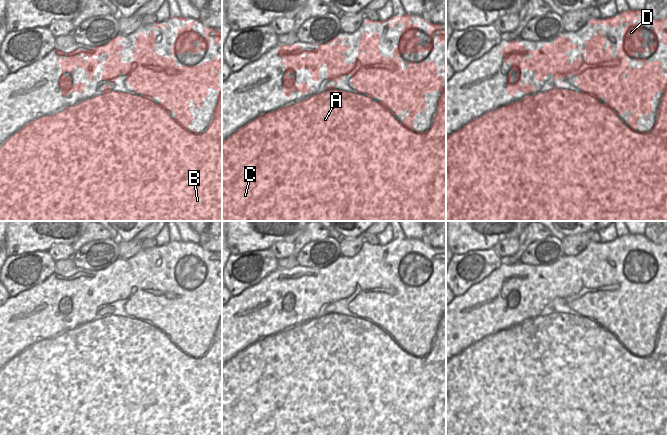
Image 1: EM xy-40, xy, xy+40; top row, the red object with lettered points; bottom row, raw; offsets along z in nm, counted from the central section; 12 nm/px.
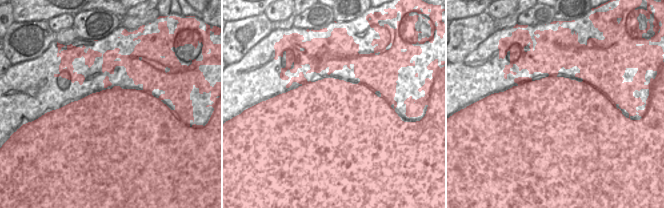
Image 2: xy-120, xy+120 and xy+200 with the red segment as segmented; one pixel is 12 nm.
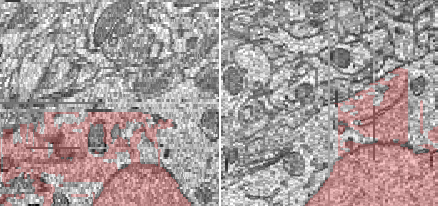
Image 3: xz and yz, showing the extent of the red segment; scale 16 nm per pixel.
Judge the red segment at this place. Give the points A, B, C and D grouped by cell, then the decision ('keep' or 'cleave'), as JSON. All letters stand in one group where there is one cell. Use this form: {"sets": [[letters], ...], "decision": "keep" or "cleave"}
{"sets": [["A", "B", "C", "D"]], "decision": "keep"}

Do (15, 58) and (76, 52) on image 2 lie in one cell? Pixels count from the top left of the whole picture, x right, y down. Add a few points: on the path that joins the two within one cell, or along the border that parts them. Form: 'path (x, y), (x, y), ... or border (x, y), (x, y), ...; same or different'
border (54, 40), (40, 55), (16, 64); different

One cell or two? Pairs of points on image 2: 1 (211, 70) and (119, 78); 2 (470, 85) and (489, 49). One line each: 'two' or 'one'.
1: one
2: one

